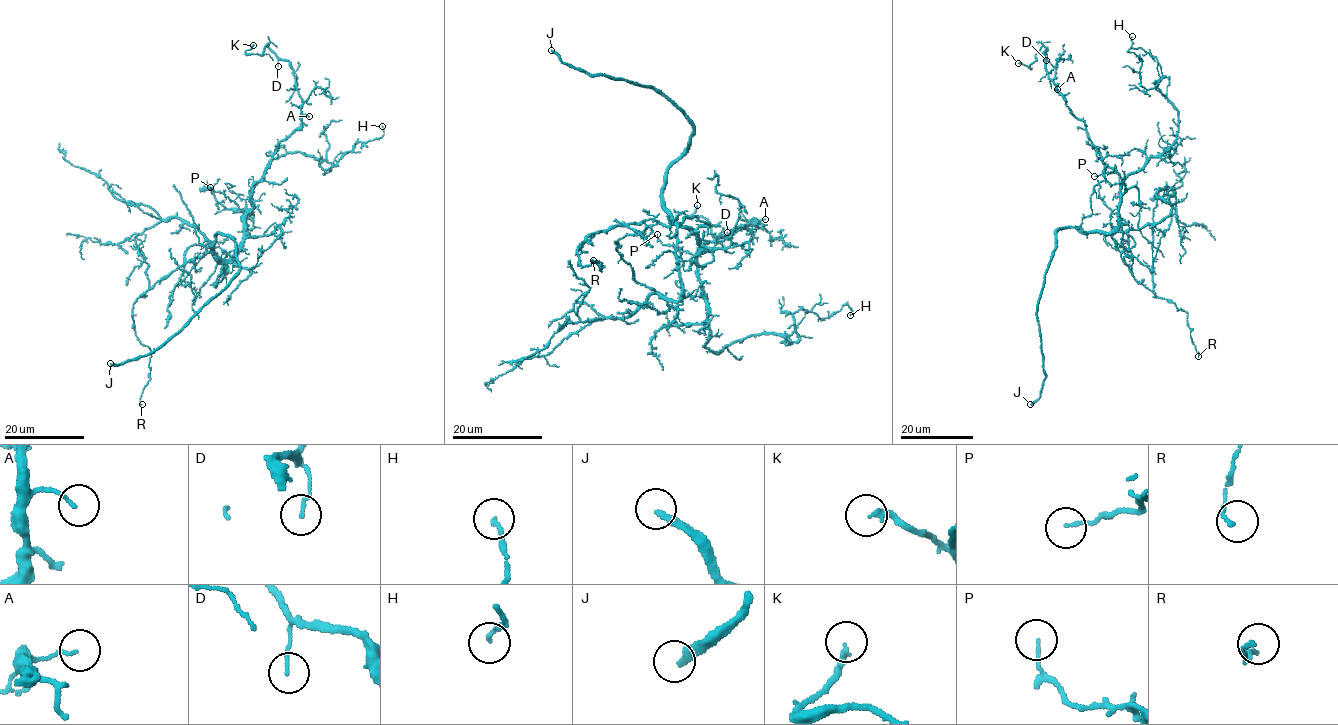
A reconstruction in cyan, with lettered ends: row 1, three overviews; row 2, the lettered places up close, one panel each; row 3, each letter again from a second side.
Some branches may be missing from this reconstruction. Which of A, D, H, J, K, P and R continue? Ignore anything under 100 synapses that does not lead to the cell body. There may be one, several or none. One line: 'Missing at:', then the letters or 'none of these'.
Missing at: J

